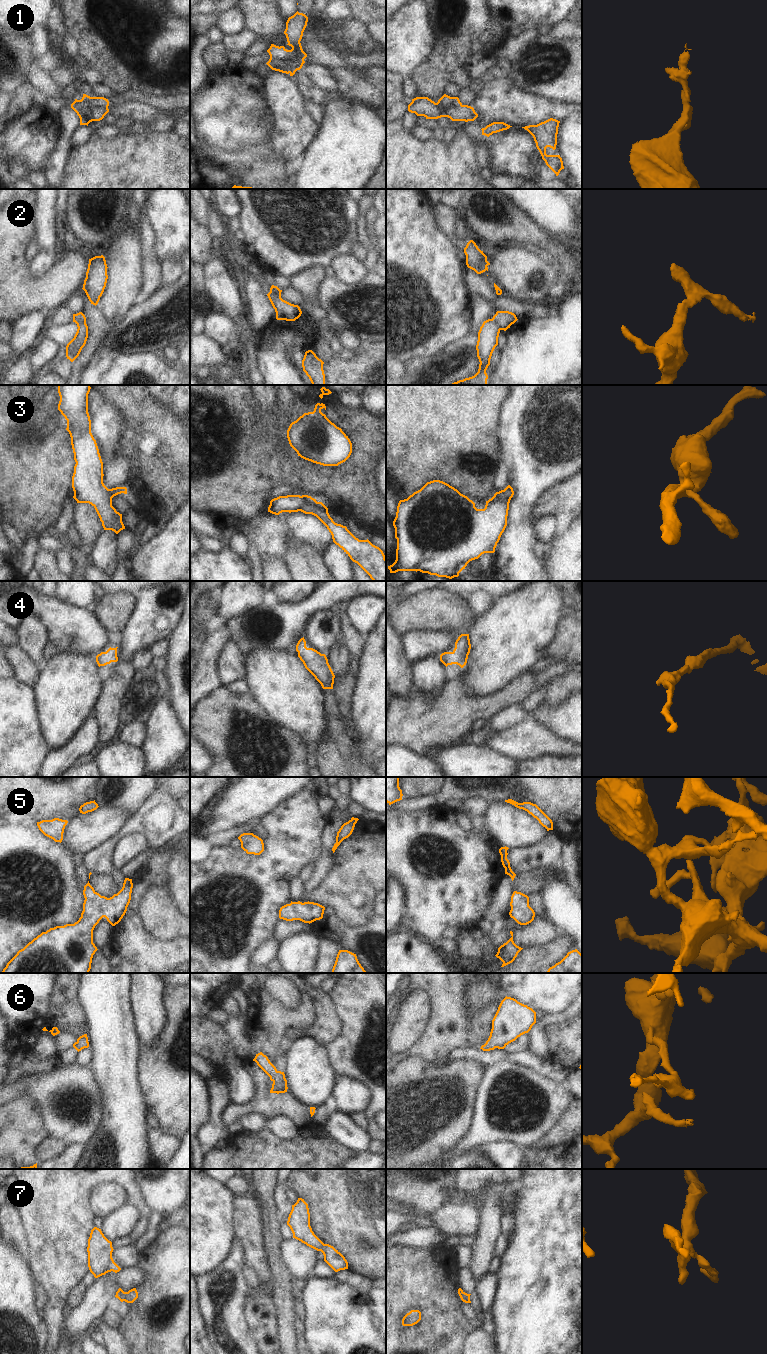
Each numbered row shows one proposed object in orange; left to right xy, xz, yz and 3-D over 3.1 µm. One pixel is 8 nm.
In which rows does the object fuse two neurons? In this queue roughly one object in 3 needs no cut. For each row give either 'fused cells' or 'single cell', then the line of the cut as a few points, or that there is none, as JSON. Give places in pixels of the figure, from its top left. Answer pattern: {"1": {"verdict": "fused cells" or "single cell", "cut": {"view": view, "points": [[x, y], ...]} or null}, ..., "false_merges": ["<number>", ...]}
{"1": {"verdict": "fused cells", "cut": {"view": "xz", "points": [[294, 46], [300, 54], [300, 62], [292, 67], [289, 72]]}}, "2": {"verdict": "fused cells", "cut": {"view": "yz", "points": [[492, 318], [500, 329]]}}, "3": {"verdict": "fused cells", "cut": {"view": "xz", "points": [[310, 496], [299, 510]]}}, "4": {"verdict": "single cell", "cut": null}, "5": {"verdict": "single cell", "cut": null}, "6": {"verdict": "single cell", "cut": null}, "7": {"verdict": "single cell", "cut": null}, "false_merges": ["1", "2", "3"]}

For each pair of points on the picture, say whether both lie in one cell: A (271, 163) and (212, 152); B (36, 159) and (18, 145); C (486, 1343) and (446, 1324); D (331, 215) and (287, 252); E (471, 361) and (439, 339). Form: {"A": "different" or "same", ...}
{"A": "same", "B": "same", "C": "different", "D": "same", "E": "different"}

